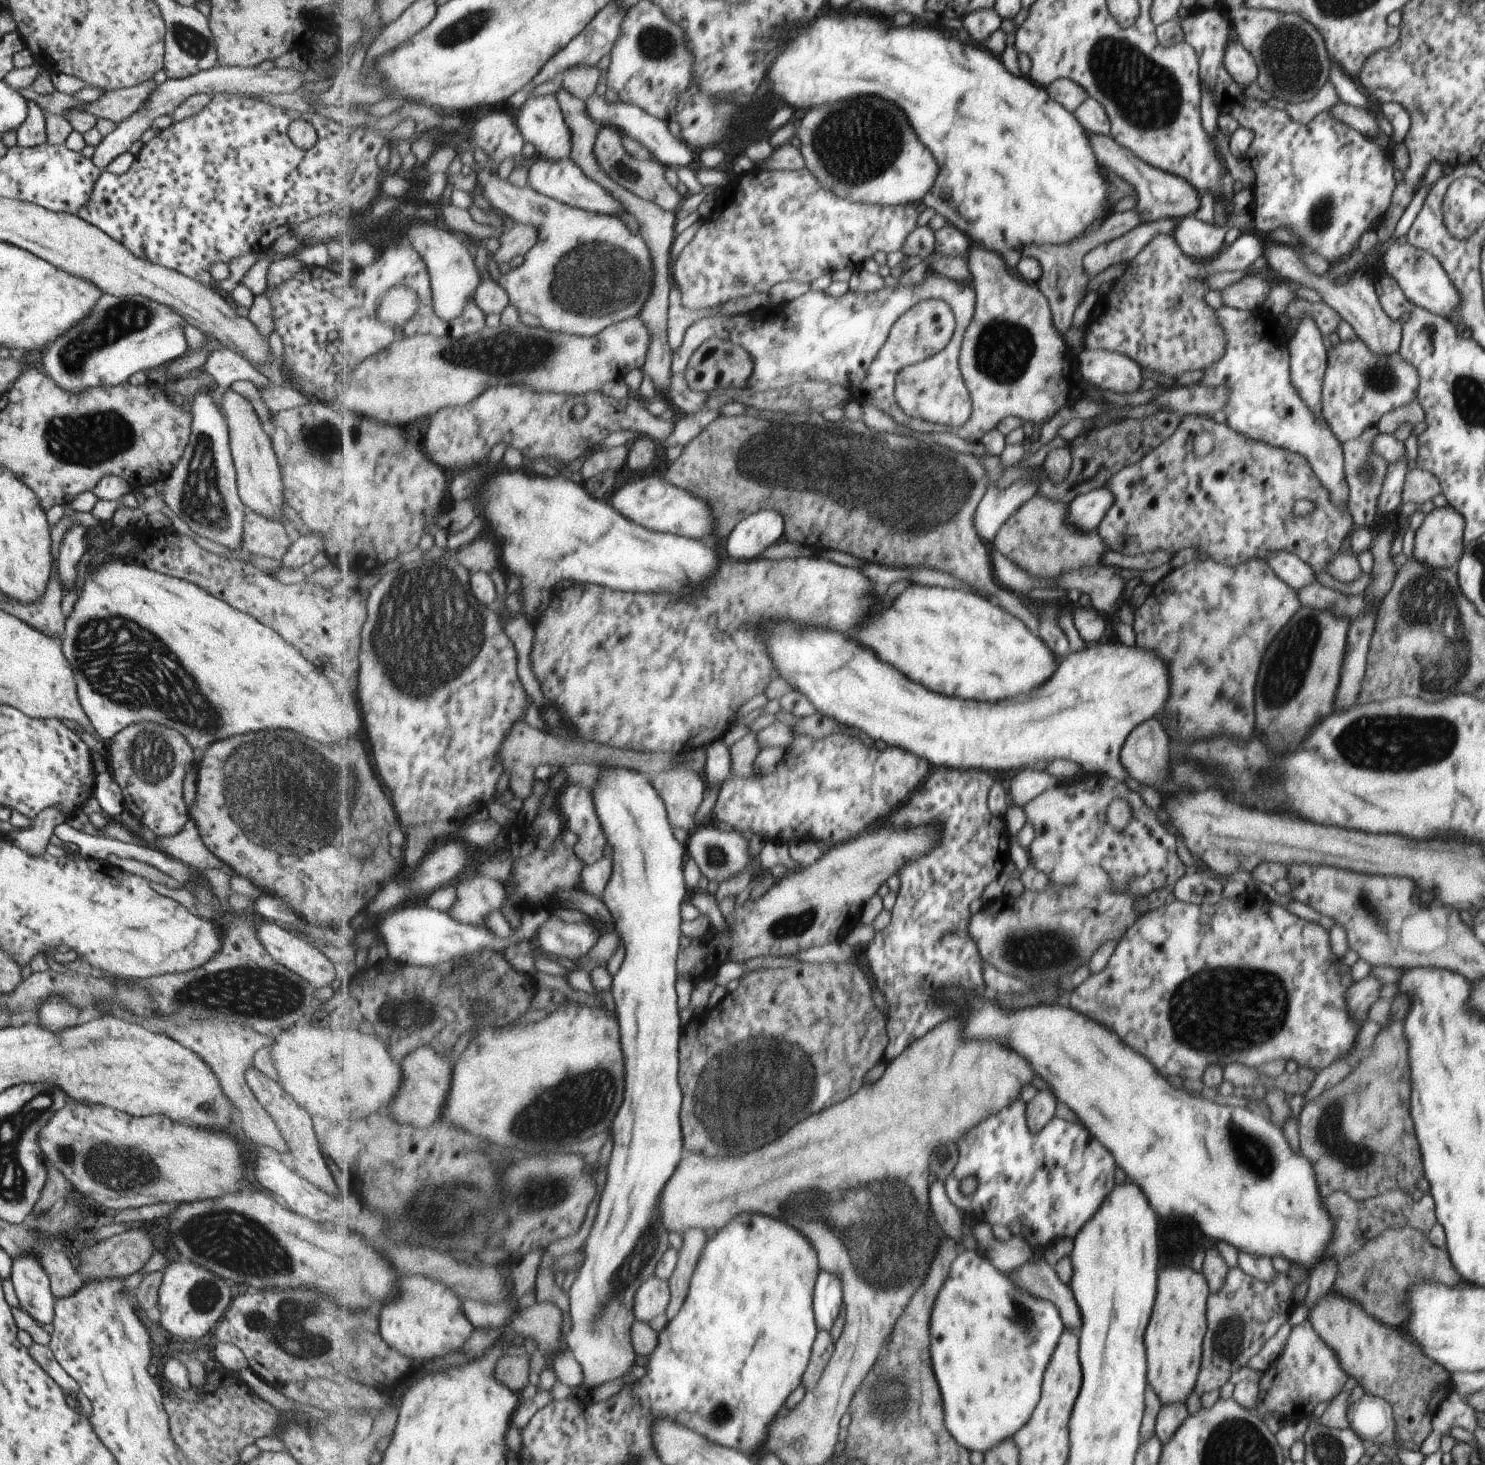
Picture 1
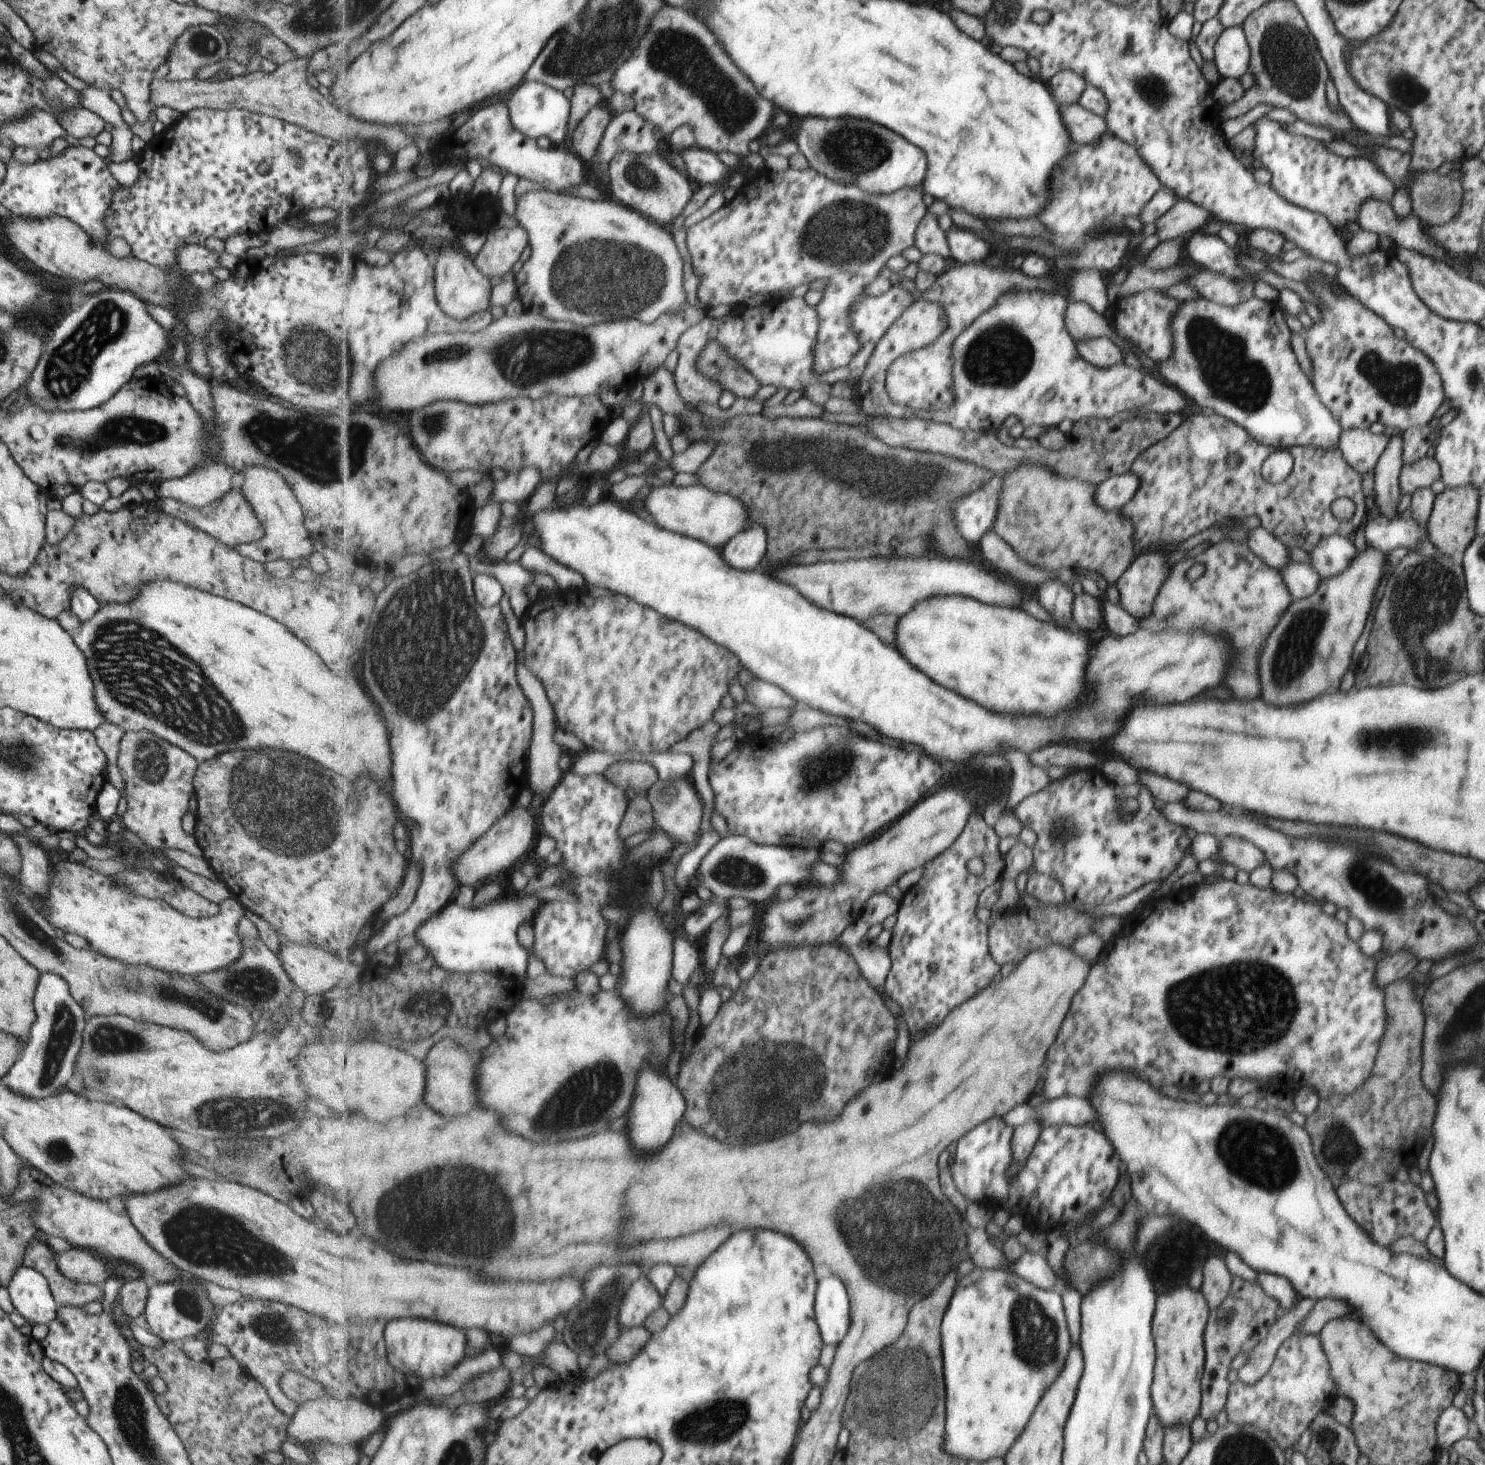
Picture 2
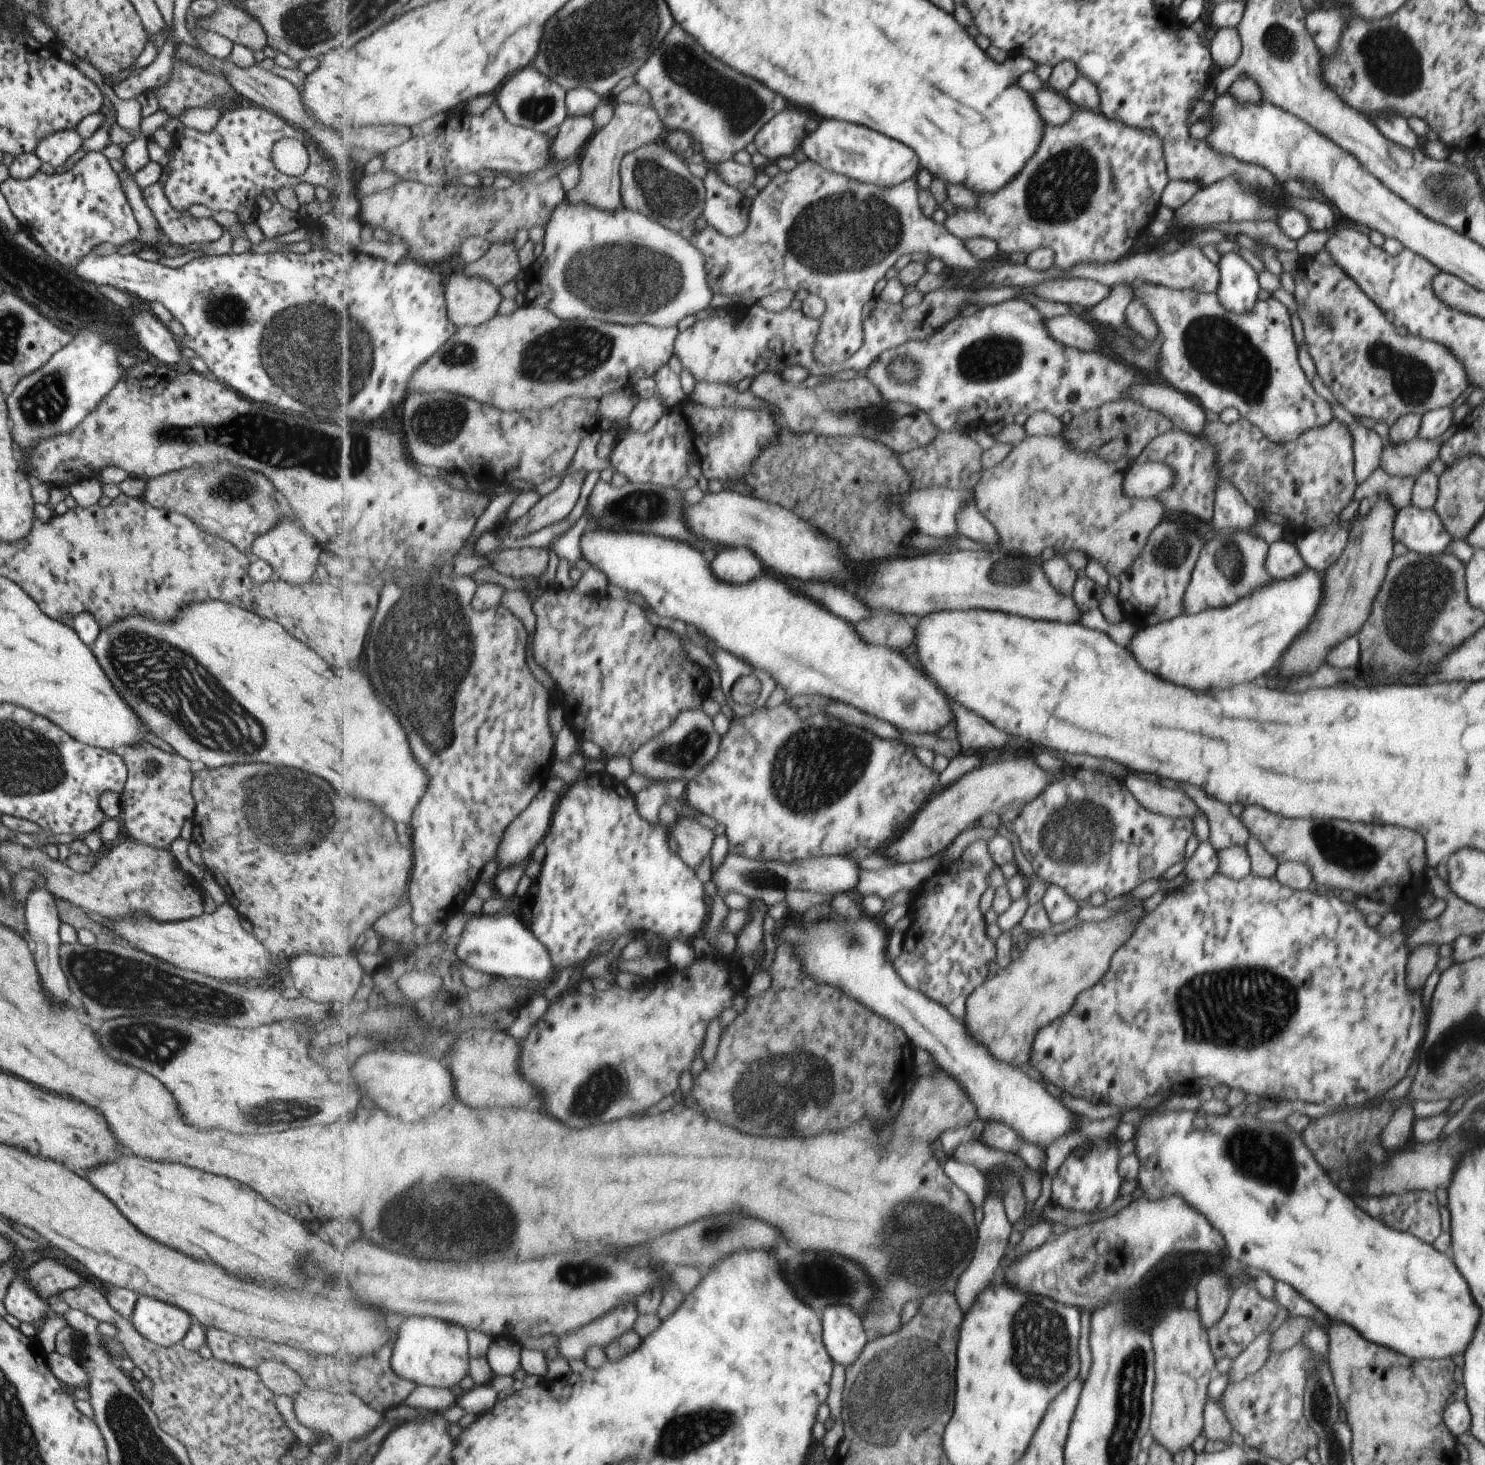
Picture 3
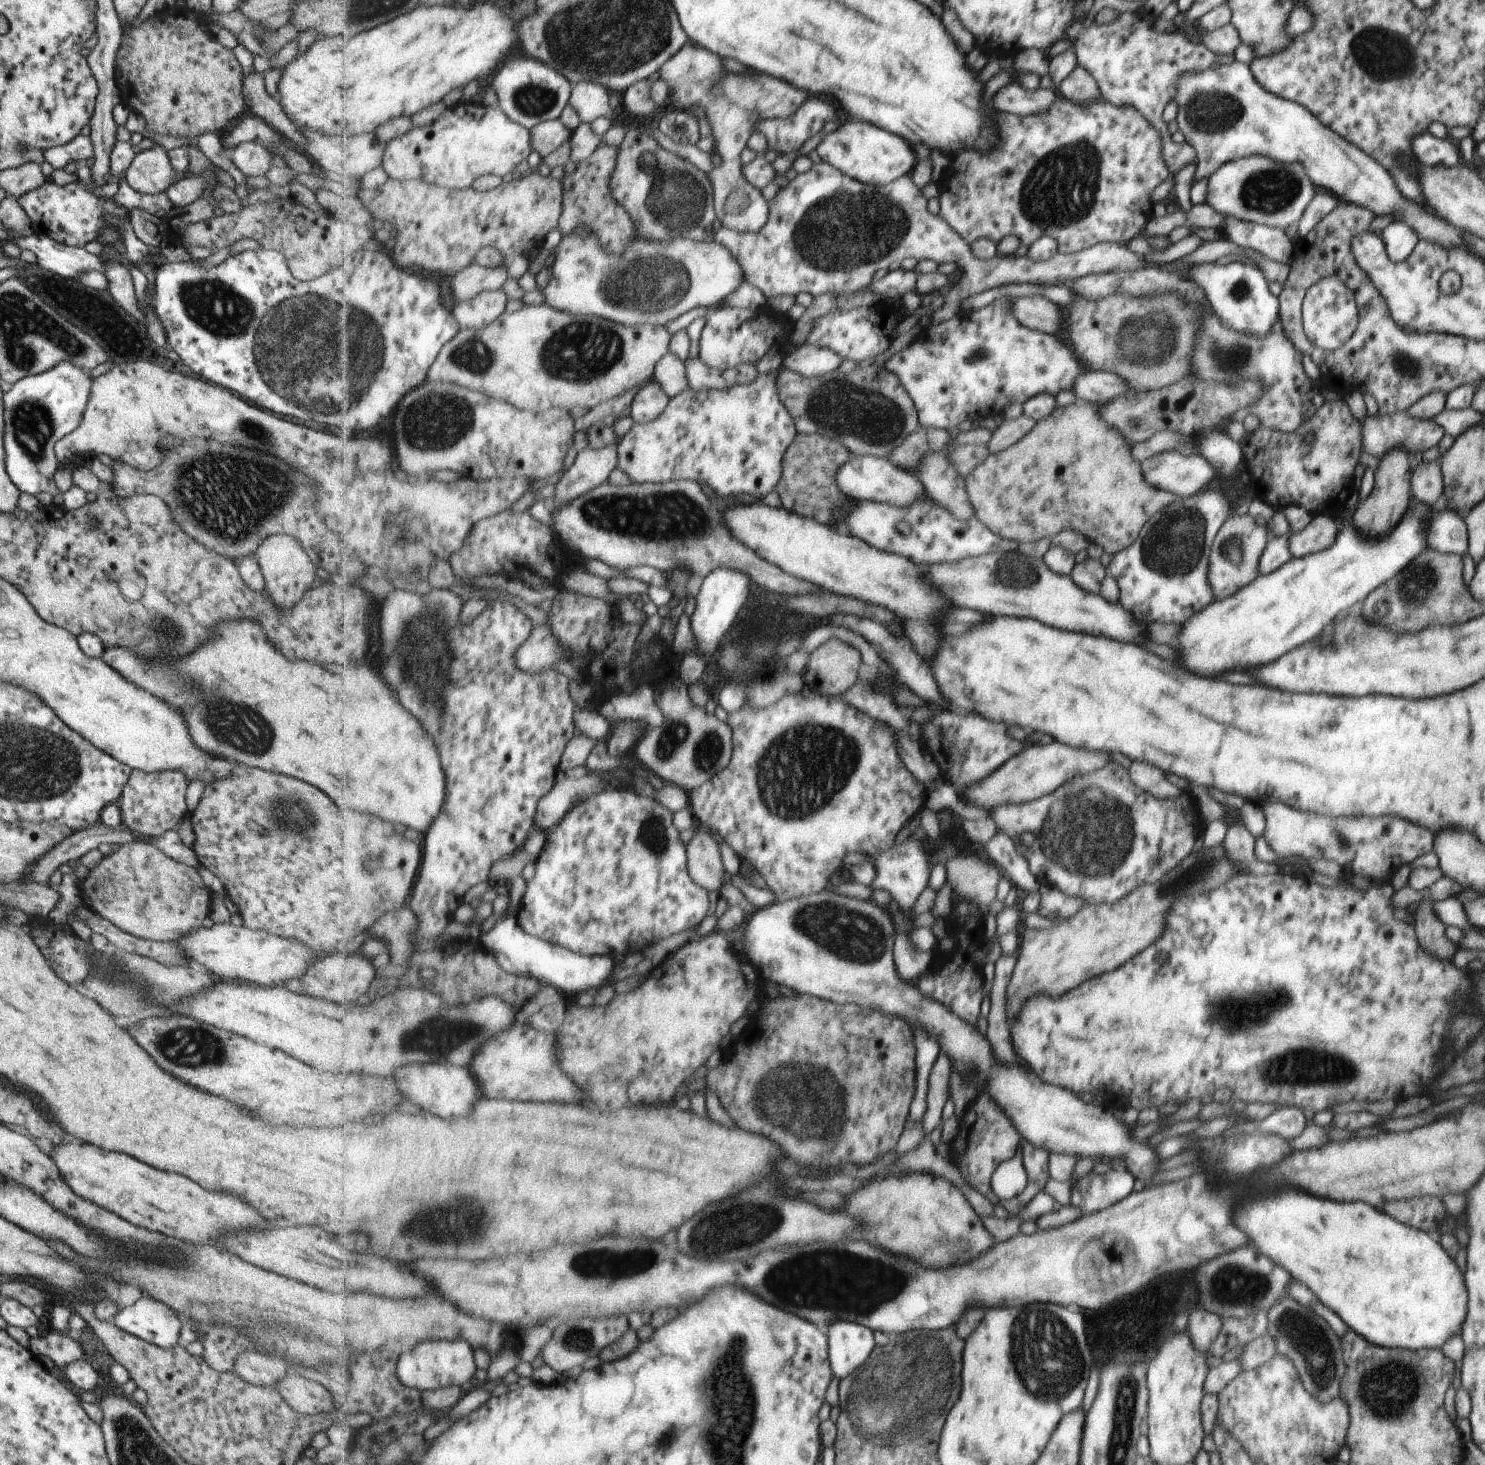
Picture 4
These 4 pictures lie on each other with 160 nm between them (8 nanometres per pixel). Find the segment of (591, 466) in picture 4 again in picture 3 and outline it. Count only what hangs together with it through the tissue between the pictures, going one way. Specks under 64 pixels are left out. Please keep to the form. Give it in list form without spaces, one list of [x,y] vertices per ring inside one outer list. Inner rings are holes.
[[[574,473],[567,476],[558,490],[545,496],[526,516],[513,523],[509,534],[516,538],[526,538],[568,518],[574,512],[578,498],[582,496],[586,475]]]

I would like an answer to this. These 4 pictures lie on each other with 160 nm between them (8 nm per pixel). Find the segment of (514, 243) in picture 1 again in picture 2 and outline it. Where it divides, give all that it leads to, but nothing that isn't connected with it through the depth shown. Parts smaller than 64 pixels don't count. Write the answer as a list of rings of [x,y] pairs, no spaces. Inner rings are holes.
[[[521,225],[515,228],[495,227],[488,232],[486,246],[474,257],[474,262],[486,276],[502,277],[512,271],[528,246],[531,246],[531,237]]]

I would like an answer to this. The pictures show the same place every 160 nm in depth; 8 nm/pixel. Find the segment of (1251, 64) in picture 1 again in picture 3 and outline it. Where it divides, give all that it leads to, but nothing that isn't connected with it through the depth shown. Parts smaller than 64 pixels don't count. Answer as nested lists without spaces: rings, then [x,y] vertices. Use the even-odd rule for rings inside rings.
[[[1222,27],[1210,41],[1211,59],[1219,67],[1229,69],[1241,55],[1241,38],[1237,27]]]

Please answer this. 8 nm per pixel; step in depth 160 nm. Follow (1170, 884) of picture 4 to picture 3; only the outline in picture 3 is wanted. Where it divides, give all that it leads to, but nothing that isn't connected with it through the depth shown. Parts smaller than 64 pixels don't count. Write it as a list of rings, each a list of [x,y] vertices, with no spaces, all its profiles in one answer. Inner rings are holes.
[[[1135,902],[1132,906],[1122,909],[1117,916],[1101,922],[1075,921],[1068,929],[1063,929],[1061,934],[1054,934],[1049,930],[1034,933],[1032,938],[1023,944],[1021,956],[1005,966],[1003,971],[989,978],[984,983],[984,988],[980,988],[976,996],[972,996],[972,1000],[968,1002],[968,1030],[974,1036],[978,1036],[976,1040],[986,1044],[998,1060],[1004,1060],[1006,1064],[1026,1066],[1030,1062],[1030,1040],[1034,1038],[1034,1034],[1042,1026],[1048,1026],[1056,1018],[1064,1016],[1072,1008],[1076,996],[1082,990],[1094,986],[1104,976],[1110,964],[1110,956],[1119,950],[1134,929],[1137,929],[1142,914],[1145,914],[1144,908]]]

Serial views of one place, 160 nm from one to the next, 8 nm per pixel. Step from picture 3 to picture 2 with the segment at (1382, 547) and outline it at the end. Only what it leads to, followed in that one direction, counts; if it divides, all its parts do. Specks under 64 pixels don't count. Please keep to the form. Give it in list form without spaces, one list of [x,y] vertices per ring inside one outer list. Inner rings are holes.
[[[1366,546],[1364,552],[1357,552],[1356,558],[1352,560],[1352,564],[1348,564],[1344,572],[1332,578],[1322,579],[1312,596],[1291,603],[1292,612],[1288,612],[1288,616],[1281,617],[1284,620],[1280,620],[1276,636],[1272,636],[1268,644],[1264,644],[1264,656],[1260,656],[1260,668],[1264,668],[1264,696],[1262,696],[1264,700],[1276,706],[1292,706],[1318,698],[1322,694],[1338,692],[1340,680],[1350,666],[1352,650],[1364,632],[1374,596],[1385,575],[1384,560],[1386,553],[1380,552],[1378,548]]]

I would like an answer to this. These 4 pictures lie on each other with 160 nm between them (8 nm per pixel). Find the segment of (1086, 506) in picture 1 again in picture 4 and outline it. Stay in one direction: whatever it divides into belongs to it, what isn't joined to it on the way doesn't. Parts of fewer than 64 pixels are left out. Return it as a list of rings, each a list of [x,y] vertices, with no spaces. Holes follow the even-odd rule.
[[[1174,451],[1143,460],[1141,468],[1149,485],[1175,493],[1178,498],[1192,496],[1217,476],[1213,466],[1199,454],[1183,456]]]

